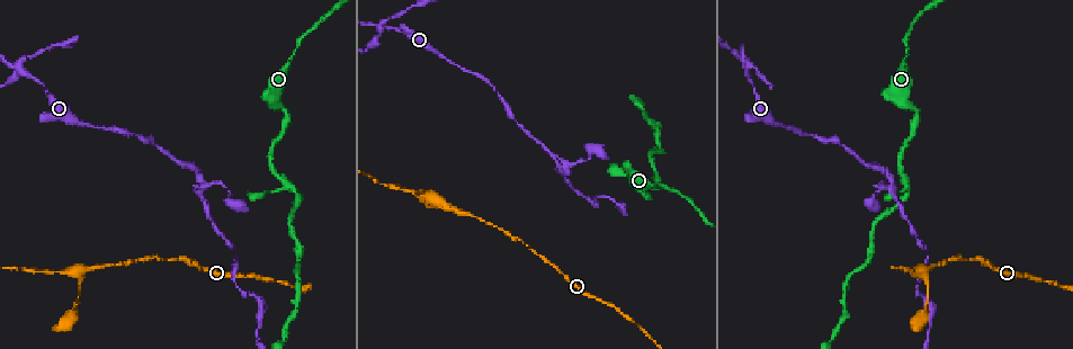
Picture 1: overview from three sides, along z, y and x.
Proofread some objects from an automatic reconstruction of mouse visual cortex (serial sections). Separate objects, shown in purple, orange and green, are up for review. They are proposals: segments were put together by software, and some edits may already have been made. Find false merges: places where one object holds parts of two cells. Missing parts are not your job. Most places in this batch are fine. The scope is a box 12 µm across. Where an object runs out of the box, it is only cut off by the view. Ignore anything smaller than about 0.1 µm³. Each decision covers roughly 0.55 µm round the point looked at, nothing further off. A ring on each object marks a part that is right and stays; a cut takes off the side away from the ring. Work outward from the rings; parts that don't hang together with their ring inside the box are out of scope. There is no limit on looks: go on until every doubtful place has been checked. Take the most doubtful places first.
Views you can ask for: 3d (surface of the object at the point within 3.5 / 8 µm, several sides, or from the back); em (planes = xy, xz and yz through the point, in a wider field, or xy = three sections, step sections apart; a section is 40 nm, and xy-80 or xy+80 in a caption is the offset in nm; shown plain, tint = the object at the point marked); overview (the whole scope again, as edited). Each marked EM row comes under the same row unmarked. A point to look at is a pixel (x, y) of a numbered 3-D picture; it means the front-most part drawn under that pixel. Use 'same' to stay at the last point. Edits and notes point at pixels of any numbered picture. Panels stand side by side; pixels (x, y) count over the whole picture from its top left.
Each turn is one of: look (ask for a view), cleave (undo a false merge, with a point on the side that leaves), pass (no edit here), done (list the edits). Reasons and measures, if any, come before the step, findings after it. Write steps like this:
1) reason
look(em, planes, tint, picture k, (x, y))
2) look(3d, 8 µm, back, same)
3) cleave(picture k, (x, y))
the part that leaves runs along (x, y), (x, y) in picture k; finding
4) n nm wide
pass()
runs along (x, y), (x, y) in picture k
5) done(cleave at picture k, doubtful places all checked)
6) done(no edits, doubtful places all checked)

look(em, xy, step 3, tint, picture 1, (379, 26))

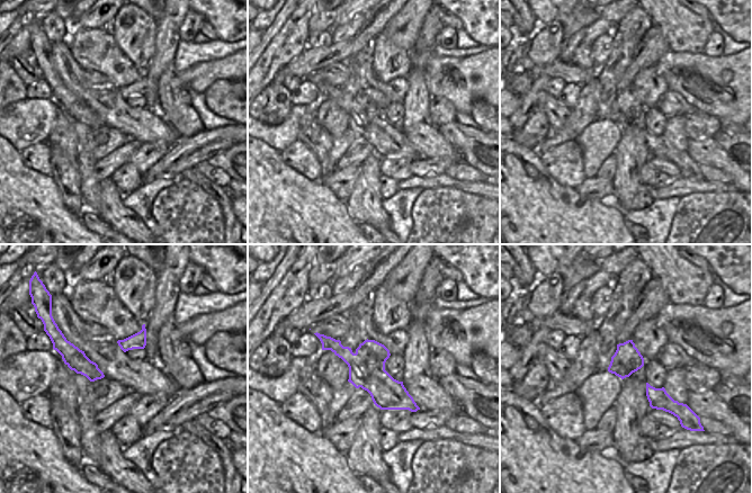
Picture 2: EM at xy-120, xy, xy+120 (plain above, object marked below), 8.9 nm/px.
look(3d, 3.5 µm, back, same)

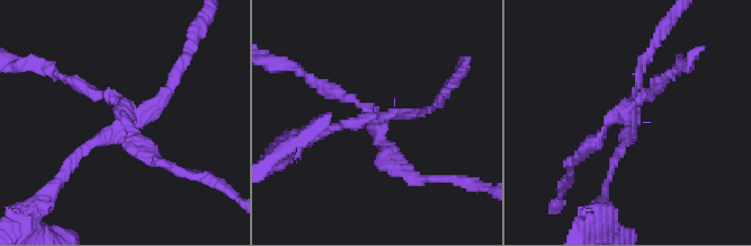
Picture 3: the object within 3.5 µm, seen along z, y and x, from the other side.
arms of 150, 150, 150, 200 nm
cleave(picture 3, (390, 152))
the part that leaves runs along (119, 124), (119, 103), (54, 72) in picture 3; a second cell is stuck on

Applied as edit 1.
look(overview)

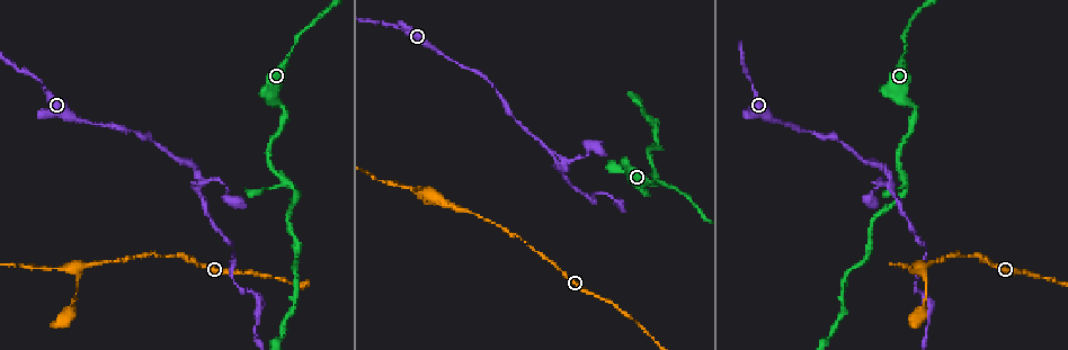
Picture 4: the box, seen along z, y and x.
side arm on a straight run
look(3d, 3.5 µm, picture 4, (888, 181))

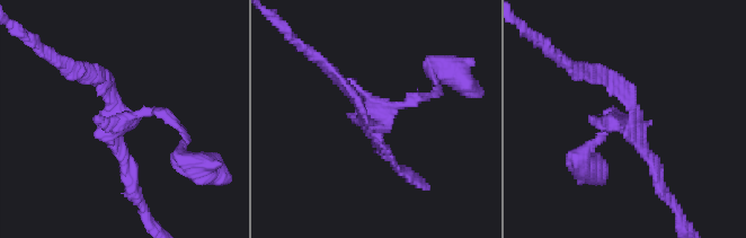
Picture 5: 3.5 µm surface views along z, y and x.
now the EM
look(em, planes, tint, picture 5, (115, 119))

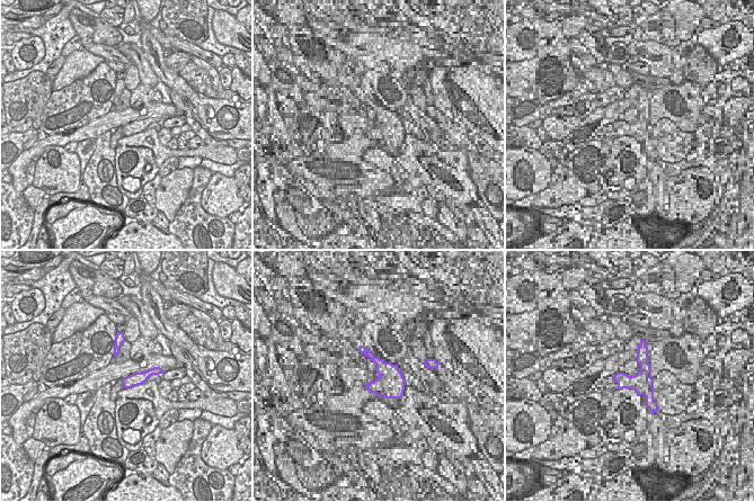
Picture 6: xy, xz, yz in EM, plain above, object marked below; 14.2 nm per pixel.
pass()
runs along (595, 76), (630, 93), (659, 183) in picture 5; all the same cell

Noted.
look(3d, 3.5 µm, picture 4, (907, 191))

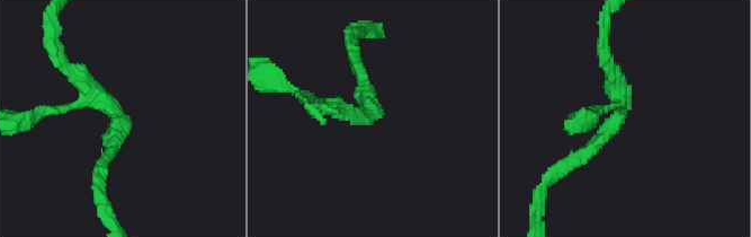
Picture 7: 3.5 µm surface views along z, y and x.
pass()
runs along (609, 64), (620, 116), (565, 165) in picture 7; one cell here

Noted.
look(3d, 8 µm, picture 4, (76, 268))

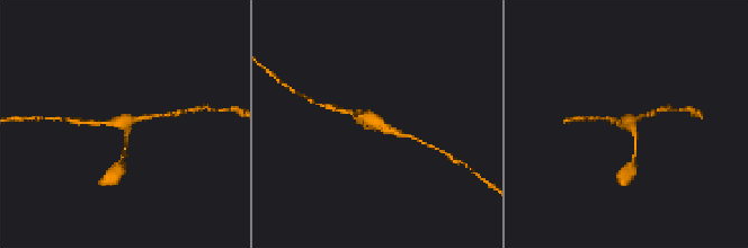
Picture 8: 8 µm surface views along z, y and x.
look(3d, 3.5 µm, picture 8, (128, 123))

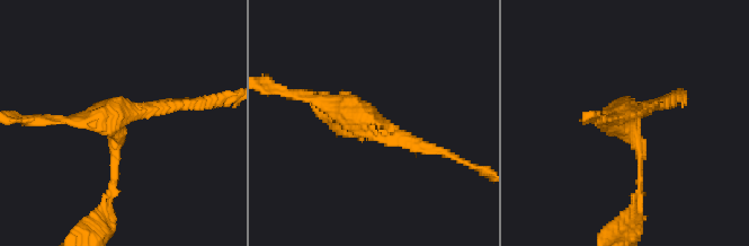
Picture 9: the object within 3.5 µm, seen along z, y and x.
shape alone is not enough
look(em, xy, step 2, tint, picture 9, (118, 116))

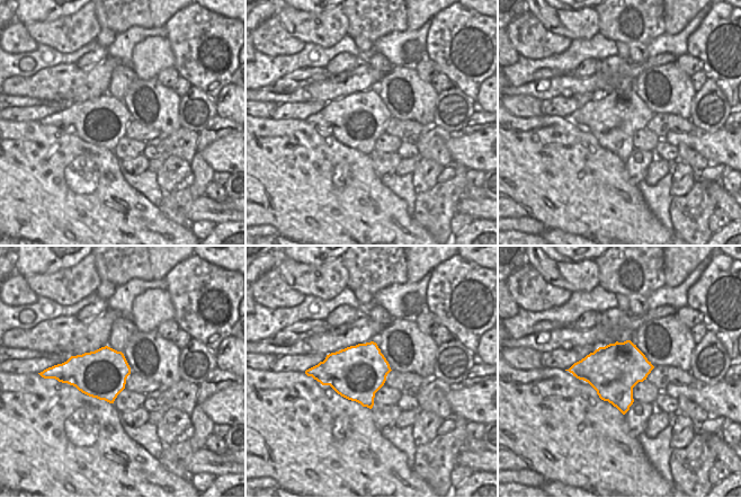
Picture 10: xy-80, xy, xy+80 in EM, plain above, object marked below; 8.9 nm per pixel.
3 arms; arms of 100, 150, 200 nm
pass()
runs along (185, 103), (118, 117), (112, 190) in picture 9; one cell here

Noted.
done(cleave at picture 3, doubtful places all checked)

